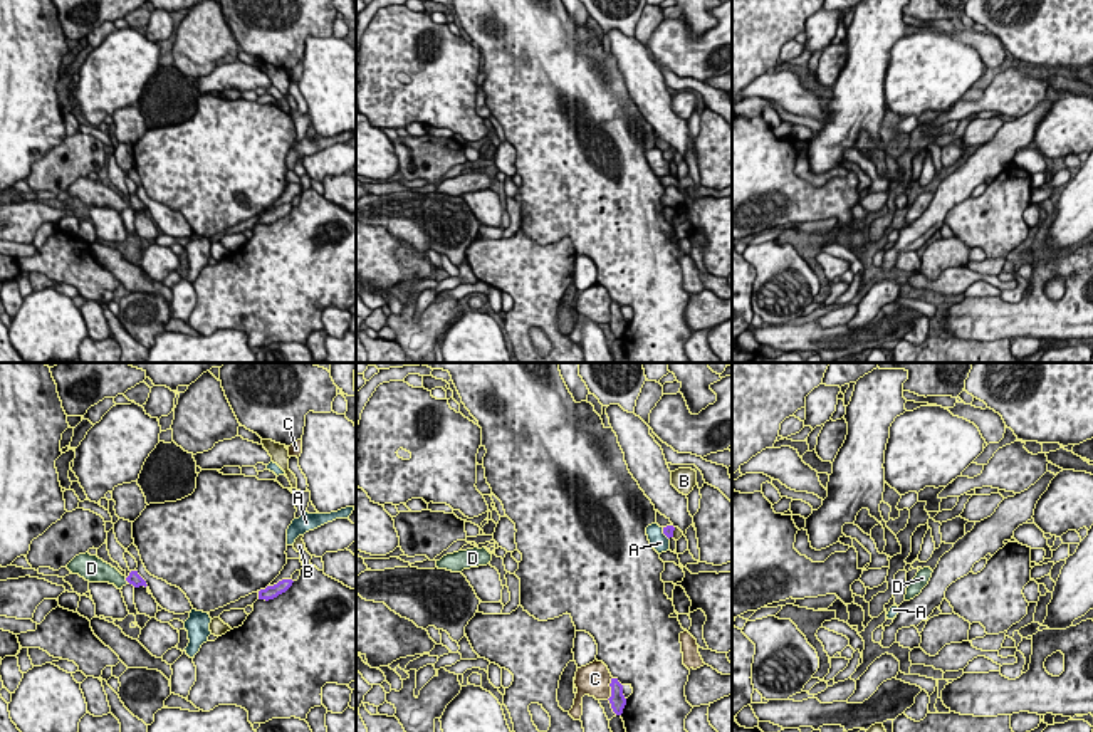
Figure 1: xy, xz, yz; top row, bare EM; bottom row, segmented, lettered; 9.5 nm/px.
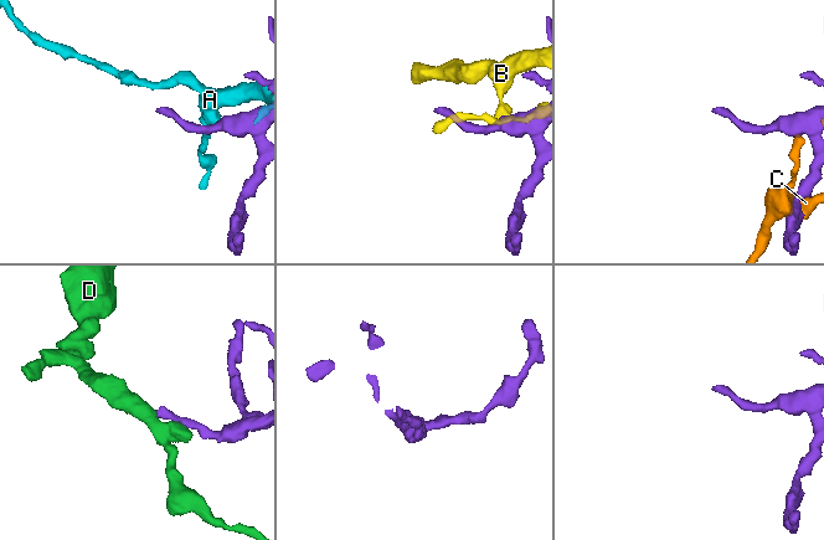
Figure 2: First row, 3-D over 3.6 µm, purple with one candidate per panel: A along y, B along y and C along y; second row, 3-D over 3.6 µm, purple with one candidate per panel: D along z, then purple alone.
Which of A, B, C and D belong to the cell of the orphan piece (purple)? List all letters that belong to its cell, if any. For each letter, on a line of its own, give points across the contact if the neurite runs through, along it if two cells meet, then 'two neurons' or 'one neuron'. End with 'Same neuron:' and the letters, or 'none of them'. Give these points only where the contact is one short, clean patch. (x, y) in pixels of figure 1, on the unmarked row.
A: two neurons
B: two neurons
C: two neurons
D: way xy (133, 202), (126, 203), (101, 197); one neuron
Same neuron: D

